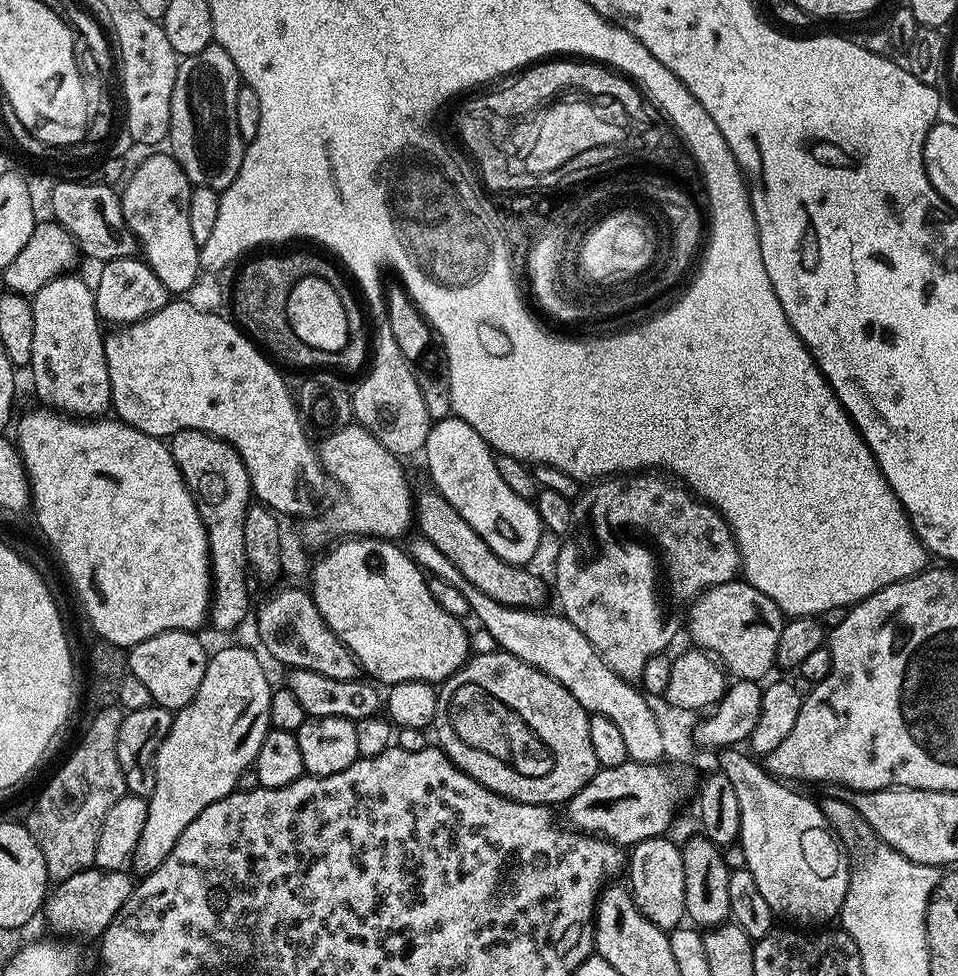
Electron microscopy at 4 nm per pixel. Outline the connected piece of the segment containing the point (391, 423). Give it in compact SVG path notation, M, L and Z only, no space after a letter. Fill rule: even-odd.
M385 318L379 320L376 324L376 341L370 344L370 363L363 373L364 381L351 389L352 414L355 423L374 434L374 438L378 438L386 450L398 458L405 458L415 452L417 455L423 449L434 421L426 412L426 403L416 381L413 365L394 342L390 322Z

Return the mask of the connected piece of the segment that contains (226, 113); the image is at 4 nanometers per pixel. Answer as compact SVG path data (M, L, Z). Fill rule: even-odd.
M218 43L207 44L198 54L190 54L180 61L170 102L168 140L172 144L171 155L176 157L193 186L226 189L242 166L246 142L240 137L236 109L241 87L234 58Z

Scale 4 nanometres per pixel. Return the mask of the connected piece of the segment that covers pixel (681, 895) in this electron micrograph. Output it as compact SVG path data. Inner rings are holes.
M667 835L646 838L631 845L626 860L627 887L638 910L654 926L665 930L679 928L686 920L686 874L682 870L681 845Z

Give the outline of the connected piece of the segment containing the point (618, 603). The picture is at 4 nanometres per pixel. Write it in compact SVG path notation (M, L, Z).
M612 474L599 481L600 489L592 500L592 532L600 553L589 564L580 561L580 552L572 544L566 545L556 556L559 611L586 634L602 662L629 682L639 681L646 658L665 651L676 631L679 628L681 631L685 606L715 584L737 579L742 572L740 551L732 530L715 508L667 475L644 475L648 474Z

